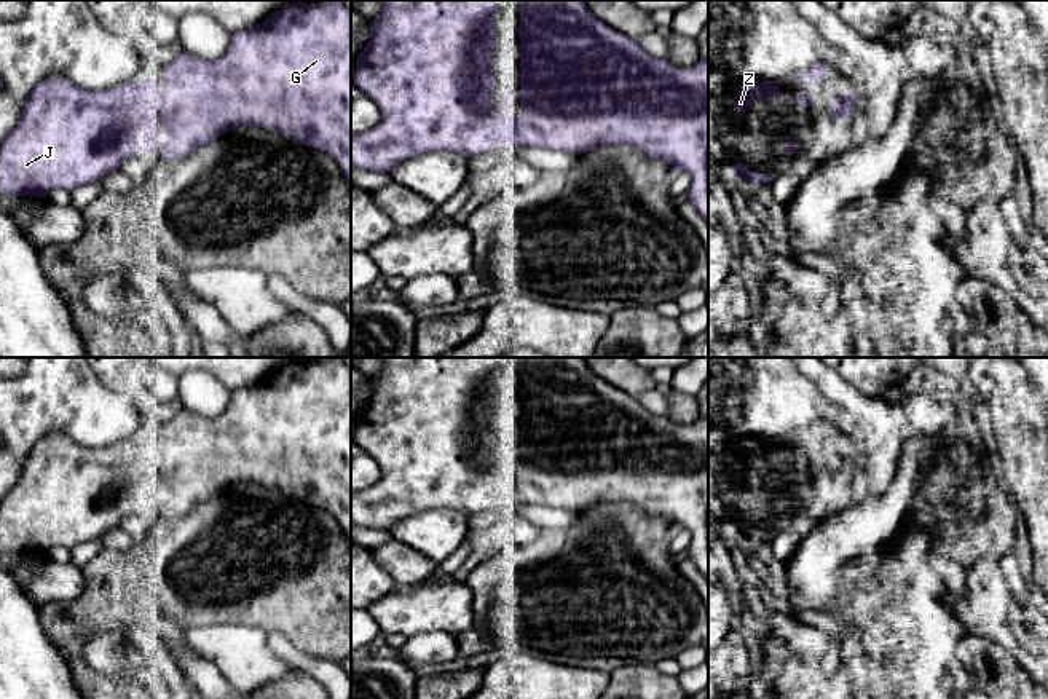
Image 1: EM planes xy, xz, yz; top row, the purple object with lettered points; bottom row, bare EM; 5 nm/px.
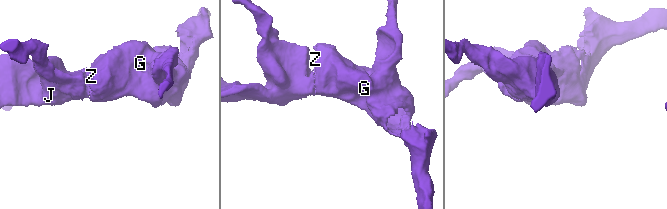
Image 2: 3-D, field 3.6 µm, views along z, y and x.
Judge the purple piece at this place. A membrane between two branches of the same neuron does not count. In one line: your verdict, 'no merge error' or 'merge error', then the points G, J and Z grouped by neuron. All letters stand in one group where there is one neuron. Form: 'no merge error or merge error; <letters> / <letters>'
no merge error; G J Z

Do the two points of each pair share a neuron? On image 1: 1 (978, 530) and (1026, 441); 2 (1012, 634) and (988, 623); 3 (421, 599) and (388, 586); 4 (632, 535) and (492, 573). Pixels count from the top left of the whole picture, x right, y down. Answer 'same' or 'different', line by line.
1: different
2: same
3: different
4: same

